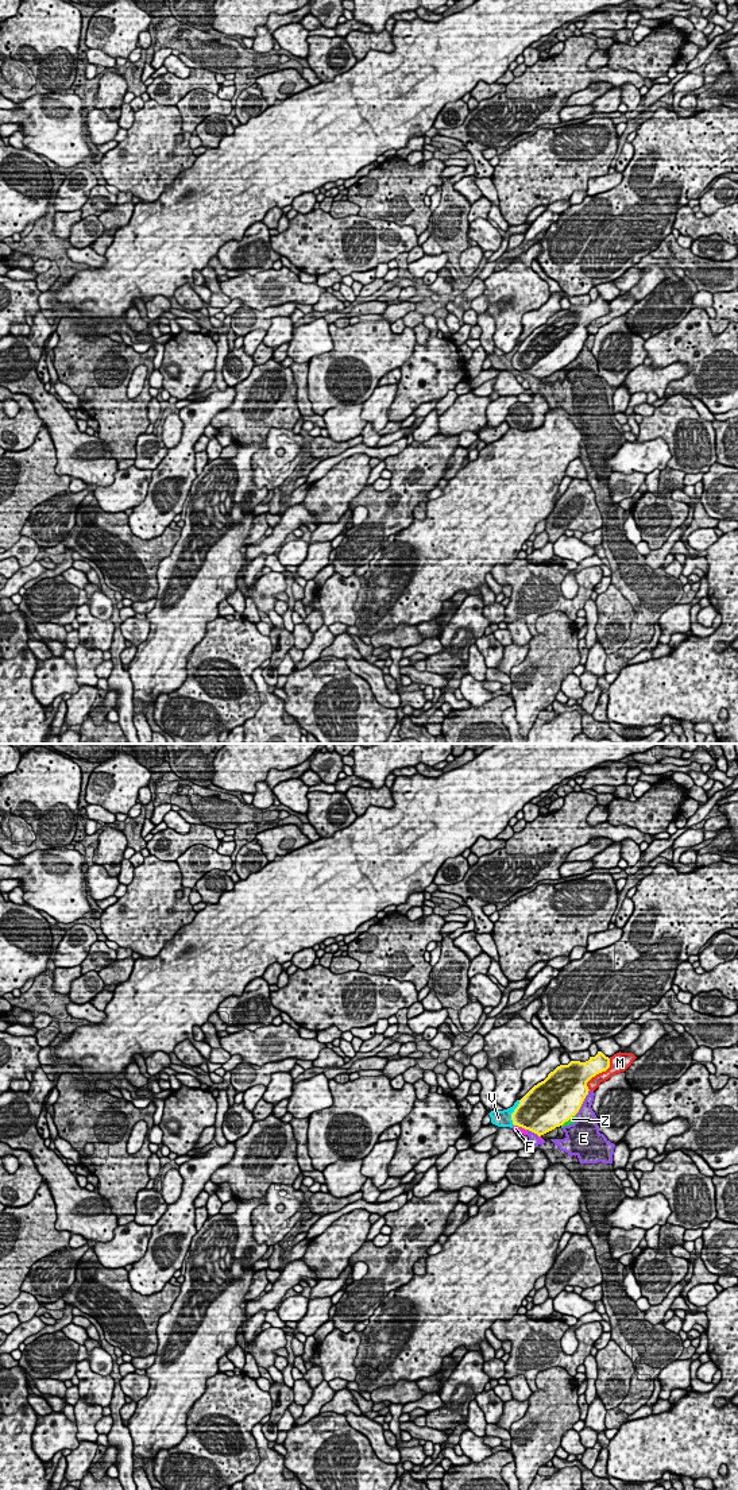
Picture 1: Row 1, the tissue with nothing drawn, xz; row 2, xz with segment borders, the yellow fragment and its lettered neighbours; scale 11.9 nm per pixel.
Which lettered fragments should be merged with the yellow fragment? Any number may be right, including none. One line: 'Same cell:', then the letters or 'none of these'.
Same cell: none of these

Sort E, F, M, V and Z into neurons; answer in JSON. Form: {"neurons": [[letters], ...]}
{"neurons": [["E", "F", "V", "Z"], ["M"]]}

